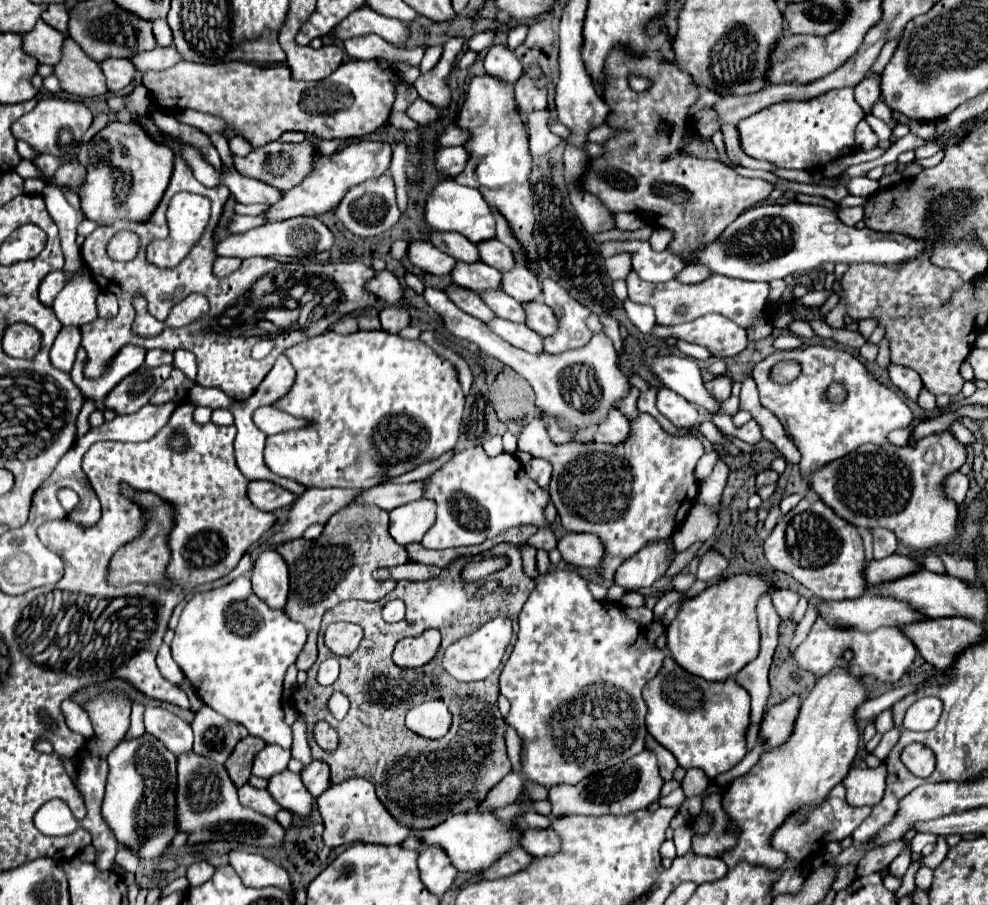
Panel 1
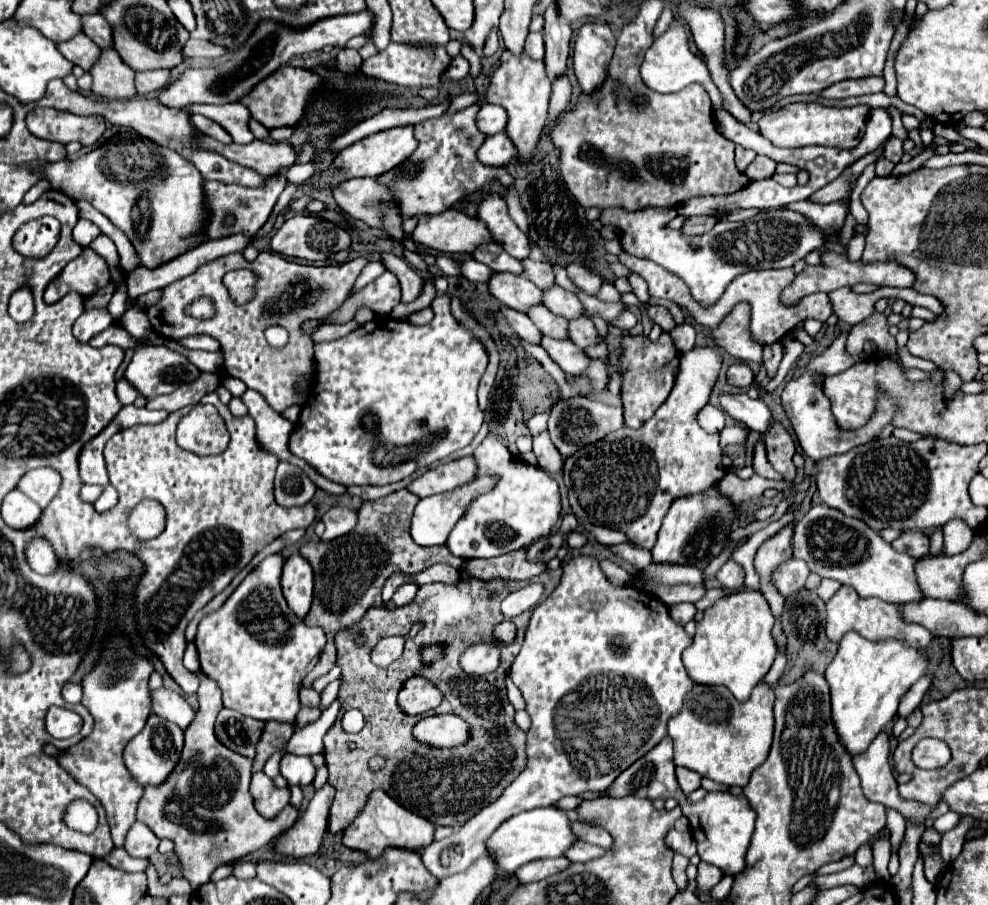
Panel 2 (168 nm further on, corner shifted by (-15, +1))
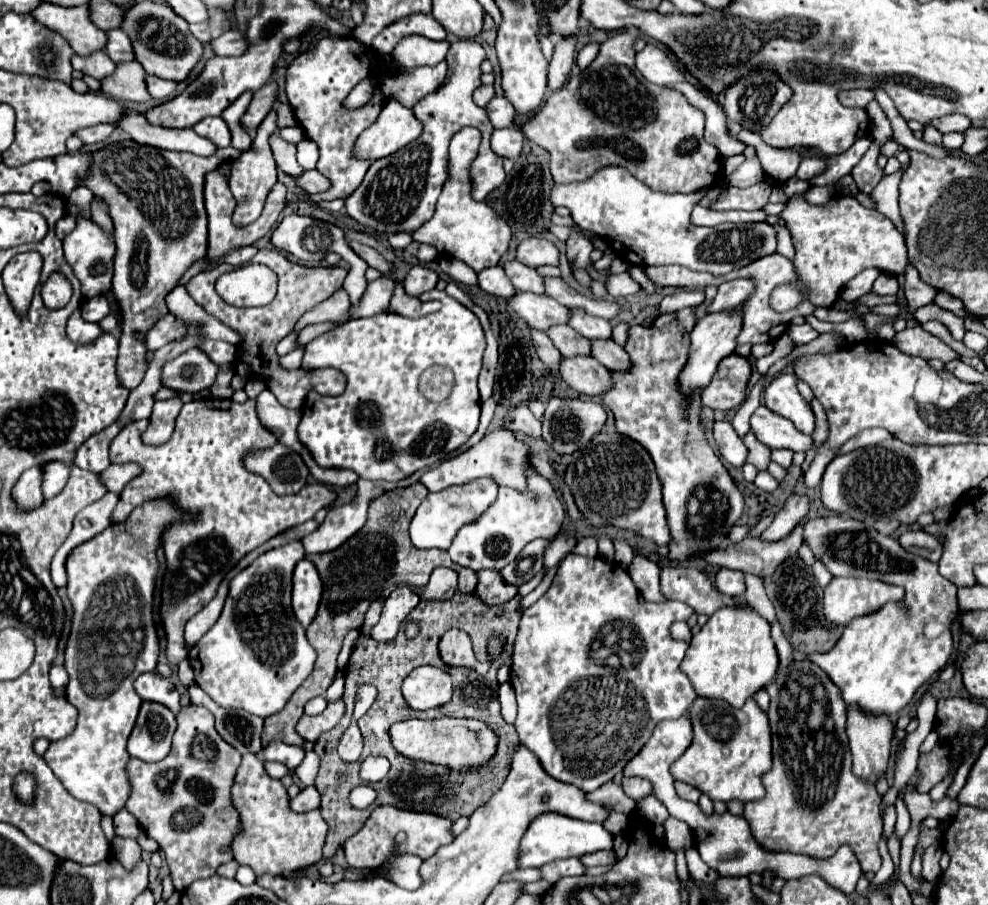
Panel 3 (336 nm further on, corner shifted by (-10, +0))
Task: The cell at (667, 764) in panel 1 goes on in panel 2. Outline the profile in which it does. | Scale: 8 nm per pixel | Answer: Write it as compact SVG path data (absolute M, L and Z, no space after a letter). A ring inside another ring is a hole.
M677 767L677 781L683 789L685 795L693 793L695 789L701 787L701 775L695 773L695 771L689 771L689 769L683 769L683 767Z

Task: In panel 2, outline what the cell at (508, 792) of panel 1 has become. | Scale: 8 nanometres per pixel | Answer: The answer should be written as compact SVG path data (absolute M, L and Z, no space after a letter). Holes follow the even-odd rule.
M591 555L573 557L563 567L561 581L553 593L535 607L525 631L521 653L511 665L511 679L519 687L525 699L525 711L531 717L531 727L527 731L529 763L495 803L483 807L451 837L433 841L421 855L423 865L435 877L459 873L483 853L489 835L509 817L527 809L555 805L565 795L605 791L619 773L649 753L667 735L667 721L679 715L685 695L693 689L693 681L685 673L681 661L681 653L691 645L691 641L693 639L685 633L685 629L671 619L669 607L655 595L645 593L635 585L619 587L609 583L599 561ZM609 703L643 703L645 707L659 707L659 711L667 713L663 715L663 721L645 721L643 709L641 715L633 709L631 715L615 715L615 721L609 721Z

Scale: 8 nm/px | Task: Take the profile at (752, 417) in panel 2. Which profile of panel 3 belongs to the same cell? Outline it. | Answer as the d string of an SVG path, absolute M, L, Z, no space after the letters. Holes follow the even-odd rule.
M760 406L752 418L750 418L750 428L754 436L774 448L790 448L794 452L806 452L812 446L812 438L798 432L790 420L784 416L778 416L776 412L768 410L766 406Z

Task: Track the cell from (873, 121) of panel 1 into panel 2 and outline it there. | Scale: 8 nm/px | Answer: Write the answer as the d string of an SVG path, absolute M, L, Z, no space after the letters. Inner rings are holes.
M891 137L887 141L887 147L885 147L885 157L893 163L899 163L901 157L903 157L903 141L897 139L897 137Z

